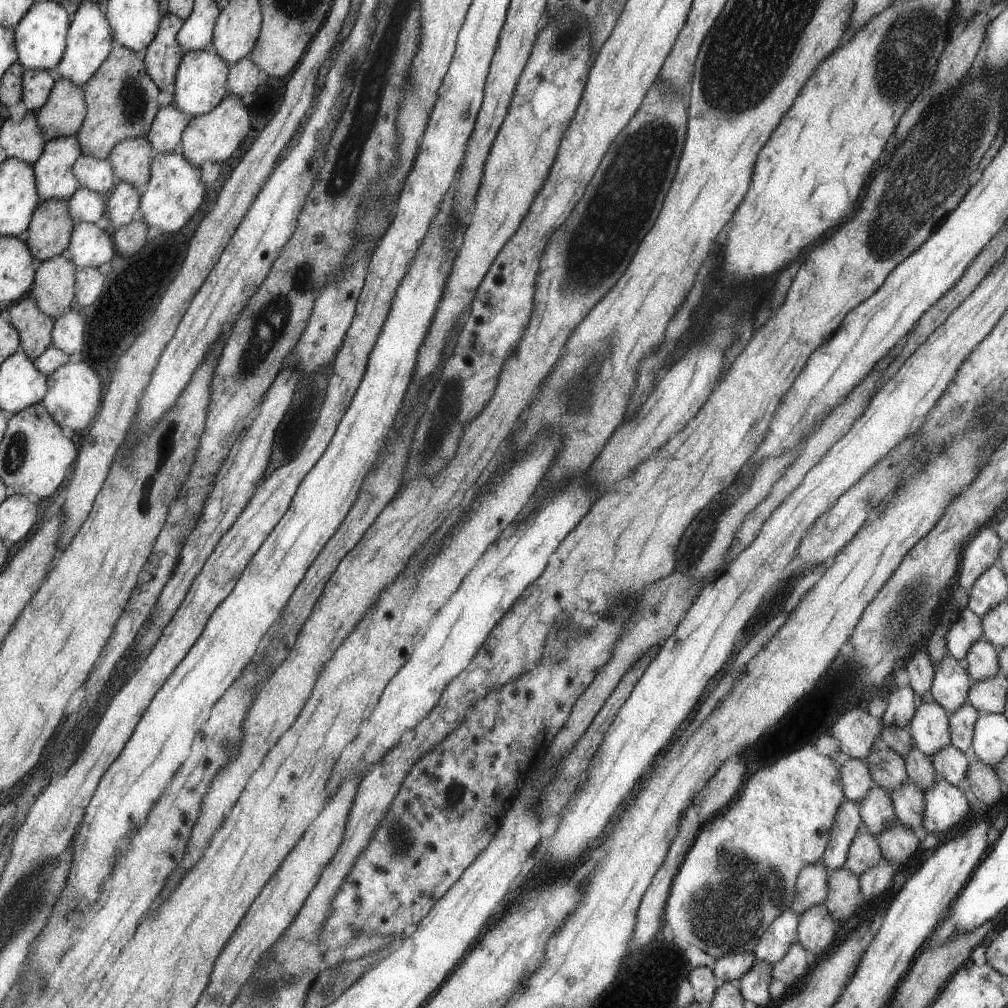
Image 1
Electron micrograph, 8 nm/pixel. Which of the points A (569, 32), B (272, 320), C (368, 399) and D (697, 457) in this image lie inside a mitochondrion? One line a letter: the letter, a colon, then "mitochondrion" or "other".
A: mitochondrion
B: mitochondrion
C: other
D: other

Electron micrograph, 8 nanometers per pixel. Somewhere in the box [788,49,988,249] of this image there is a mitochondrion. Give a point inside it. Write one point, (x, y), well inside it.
(957, 108)

